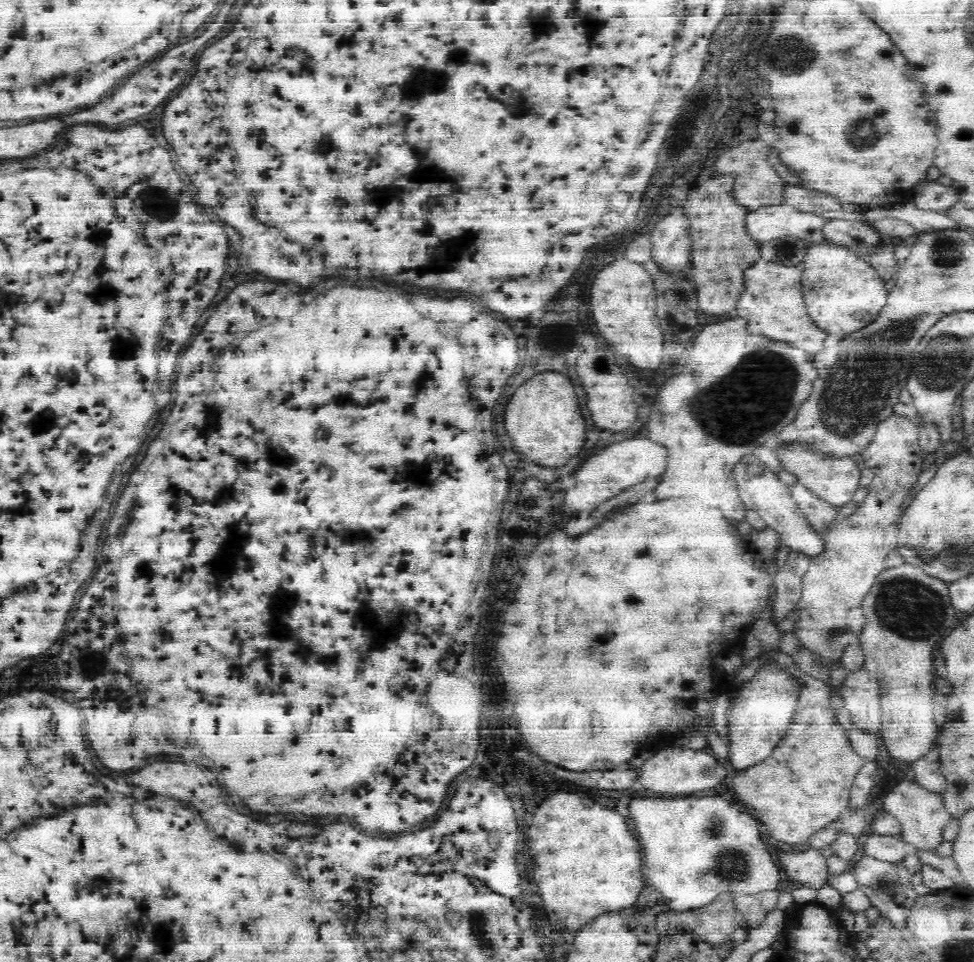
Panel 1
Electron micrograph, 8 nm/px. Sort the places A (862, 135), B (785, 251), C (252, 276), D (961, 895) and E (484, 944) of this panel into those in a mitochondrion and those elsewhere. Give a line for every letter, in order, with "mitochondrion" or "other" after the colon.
A: mitochondrion
B: mitochondrion
C: other
D: other
E: mitochondrion

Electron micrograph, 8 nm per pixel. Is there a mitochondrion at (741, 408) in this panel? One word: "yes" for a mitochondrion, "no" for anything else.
yes

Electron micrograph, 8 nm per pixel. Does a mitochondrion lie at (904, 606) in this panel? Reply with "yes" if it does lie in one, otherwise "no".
yes

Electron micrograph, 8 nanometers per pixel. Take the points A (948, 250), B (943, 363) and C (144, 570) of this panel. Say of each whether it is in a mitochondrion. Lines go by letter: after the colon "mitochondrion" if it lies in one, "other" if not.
A: mitochondrion
B: mitochondrion
C: other

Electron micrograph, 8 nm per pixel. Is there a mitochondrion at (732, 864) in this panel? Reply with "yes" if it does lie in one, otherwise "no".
yes

